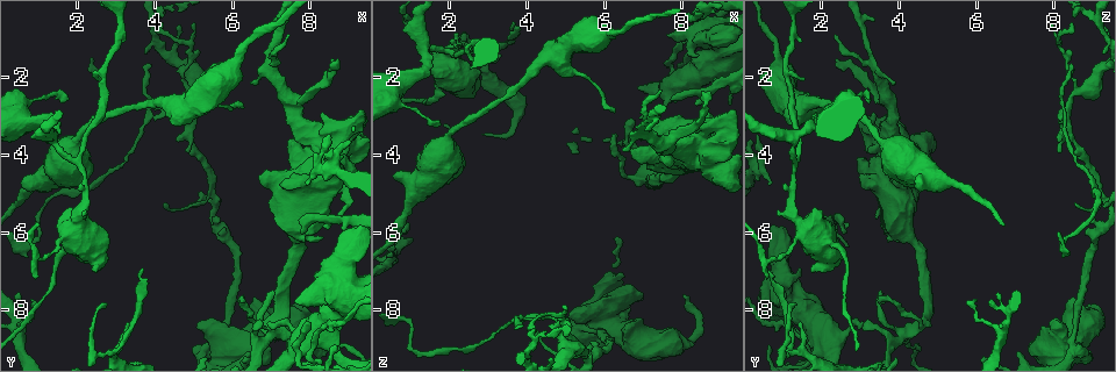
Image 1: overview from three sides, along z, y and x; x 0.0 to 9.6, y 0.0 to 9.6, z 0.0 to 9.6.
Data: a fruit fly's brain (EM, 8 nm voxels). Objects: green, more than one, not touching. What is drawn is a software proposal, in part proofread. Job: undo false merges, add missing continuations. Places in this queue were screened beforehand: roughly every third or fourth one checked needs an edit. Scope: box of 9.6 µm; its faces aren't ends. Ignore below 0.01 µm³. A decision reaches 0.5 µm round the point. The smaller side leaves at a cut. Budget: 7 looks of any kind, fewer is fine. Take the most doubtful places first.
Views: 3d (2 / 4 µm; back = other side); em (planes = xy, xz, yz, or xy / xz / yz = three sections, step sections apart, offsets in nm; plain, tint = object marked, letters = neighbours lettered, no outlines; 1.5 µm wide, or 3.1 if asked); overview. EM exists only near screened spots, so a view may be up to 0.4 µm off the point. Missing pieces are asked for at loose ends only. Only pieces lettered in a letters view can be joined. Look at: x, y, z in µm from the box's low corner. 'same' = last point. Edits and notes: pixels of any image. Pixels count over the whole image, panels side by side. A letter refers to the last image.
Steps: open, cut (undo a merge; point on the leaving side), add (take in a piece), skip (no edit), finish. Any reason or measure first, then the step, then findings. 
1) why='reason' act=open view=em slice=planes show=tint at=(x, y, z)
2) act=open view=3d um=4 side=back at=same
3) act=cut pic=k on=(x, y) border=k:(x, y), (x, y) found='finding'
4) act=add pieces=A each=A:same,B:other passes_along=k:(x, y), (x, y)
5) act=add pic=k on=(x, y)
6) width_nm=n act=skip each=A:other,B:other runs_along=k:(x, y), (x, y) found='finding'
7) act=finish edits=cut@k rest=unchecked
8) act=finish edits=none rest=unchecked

why='thin end' act=open view=3d um=4 at=(6.25, 2.75, 2.85)

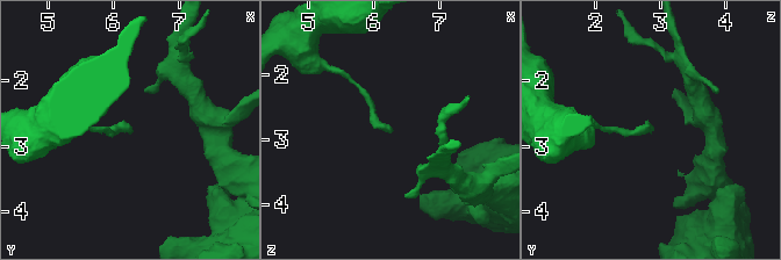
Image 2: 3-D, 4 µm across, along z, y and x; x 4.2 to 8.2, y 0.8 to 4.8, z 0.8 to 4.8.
why='shape alone is not enough' act=open view=em slice=yz step=8 show=tint at=(6.25, 2.80, 2.90)

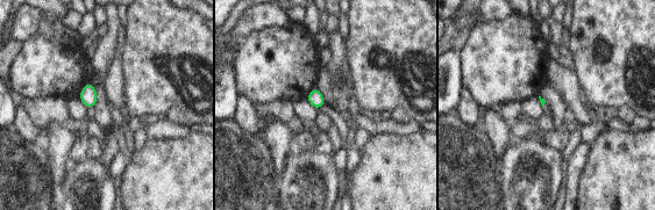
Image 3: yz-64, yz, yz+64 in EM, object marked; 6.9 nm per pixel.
why='cut it another way' act=open view=em slice=planes show=letters at=same

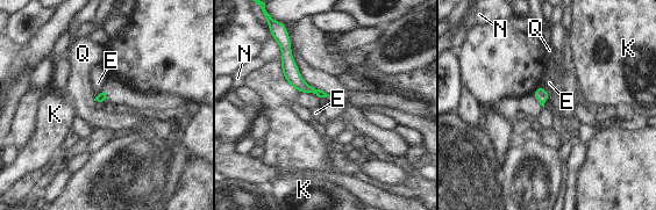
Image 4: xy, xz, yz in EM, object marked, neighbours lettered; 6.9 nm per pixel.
longest_contact=K:260nm act=skip each=E:other,K:other,N:other,Q:other runs_along=4:(286, 45), (292, 75), (321, 94) found='no lettered piece goes on from it'

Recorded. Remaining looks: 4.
why='an open end' act=open view=3d um=4 at=(6.20, 7.60, 3.45)

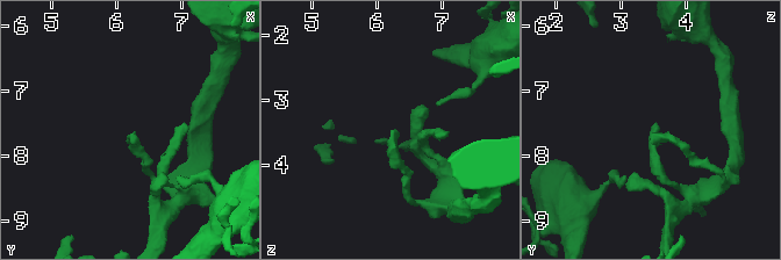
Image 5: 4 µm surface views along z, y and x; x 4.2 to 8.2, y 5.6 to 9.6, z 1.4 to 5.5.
act=open view=em slice=planes show=plain at=(6.20, 7.65, 3.45)

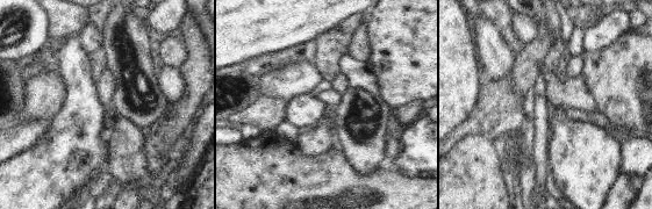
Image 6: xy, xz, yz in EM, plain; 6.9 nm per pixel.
act=open view=em slice=planes show=letters at=same

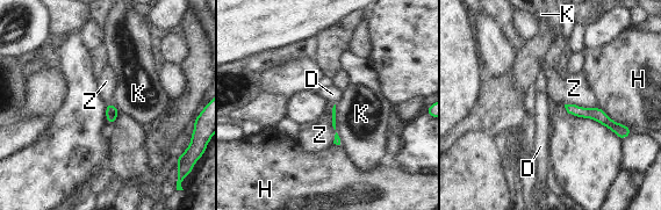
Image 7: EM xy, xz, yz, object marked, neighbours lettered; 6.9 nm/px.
longest_contact=Z:240nm act=skip each=D:other,H:other,K:other,Z:other found='no lettered piece goes on from it'

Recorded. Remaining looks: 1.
act=finish edits=none rest=unchecked

